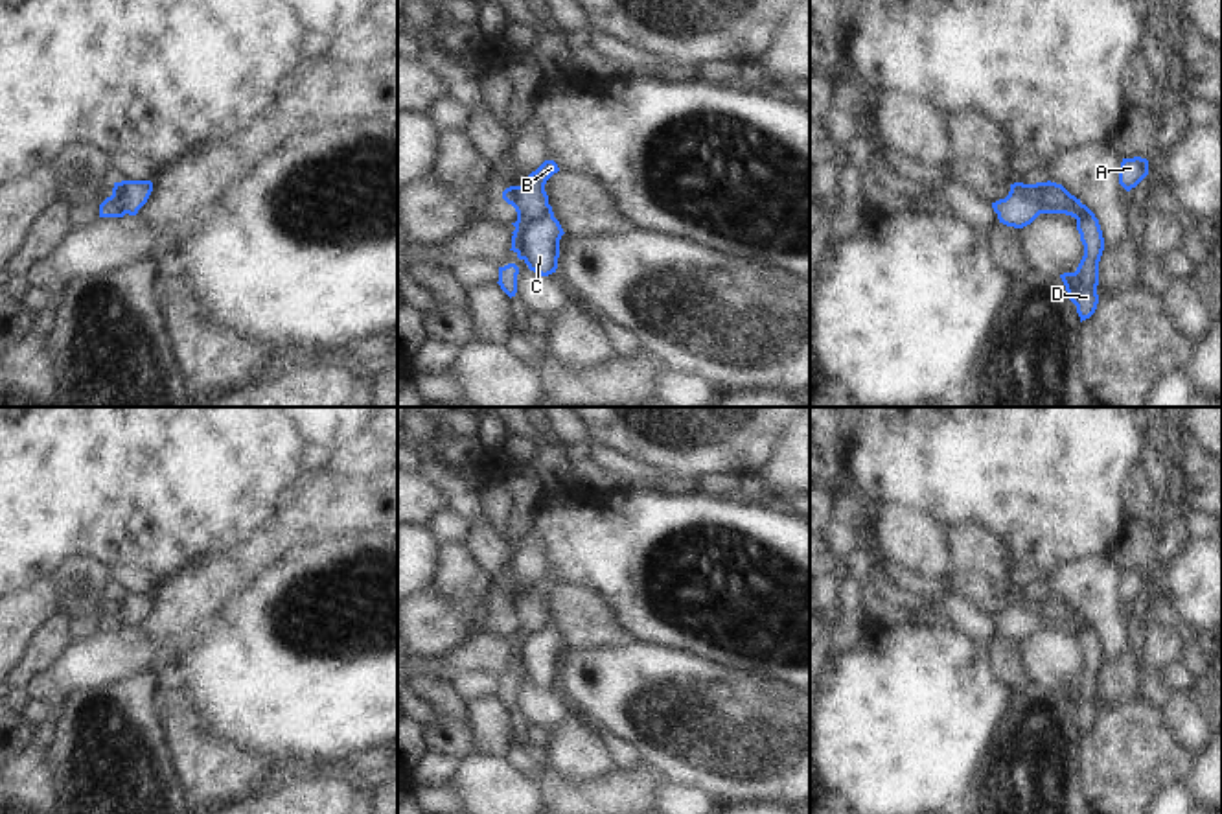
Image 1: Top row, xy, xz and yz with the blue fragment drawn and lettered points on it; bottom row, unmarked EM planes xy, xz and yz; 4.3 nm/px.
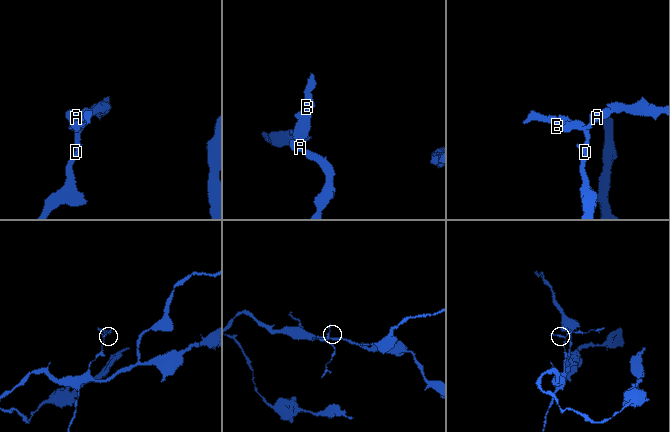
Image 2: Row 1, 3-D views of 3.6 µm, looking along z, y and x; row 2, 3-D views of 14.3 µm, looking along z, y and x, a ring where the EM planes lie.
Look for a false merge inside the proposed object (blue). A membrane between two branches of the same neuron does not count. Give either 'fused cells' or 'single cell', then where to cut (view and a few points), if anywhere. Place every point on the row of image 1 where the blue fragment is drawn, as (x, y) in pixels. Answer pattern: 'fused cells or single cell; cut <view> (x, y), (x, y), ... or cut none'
fused cells; cut xz (549, 205), (540, 216), (523, 225), (523, 258)

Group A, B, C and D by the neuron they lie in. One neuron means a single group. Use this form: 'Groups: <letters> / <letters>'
Groups: A B / C D.

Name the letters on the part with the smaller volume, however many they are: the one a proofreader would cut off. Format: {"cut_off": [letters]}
{"cut_off": ["A", "B"]}

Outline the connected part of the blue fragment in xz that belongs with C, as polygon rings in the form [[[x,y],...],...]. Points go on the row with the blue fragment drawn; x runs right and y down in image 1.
[[[552,206],[547,212],[523,225],[521,241],[525,263],[530,271],[548,276],[558,269],[559,239],[565,234],[559,221],[554,217]]]

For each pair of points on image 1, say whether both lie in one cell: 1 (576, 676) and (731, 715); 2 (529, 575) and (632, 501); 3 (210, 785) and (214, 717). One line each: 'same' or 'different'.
1: same
2: different
3: different

